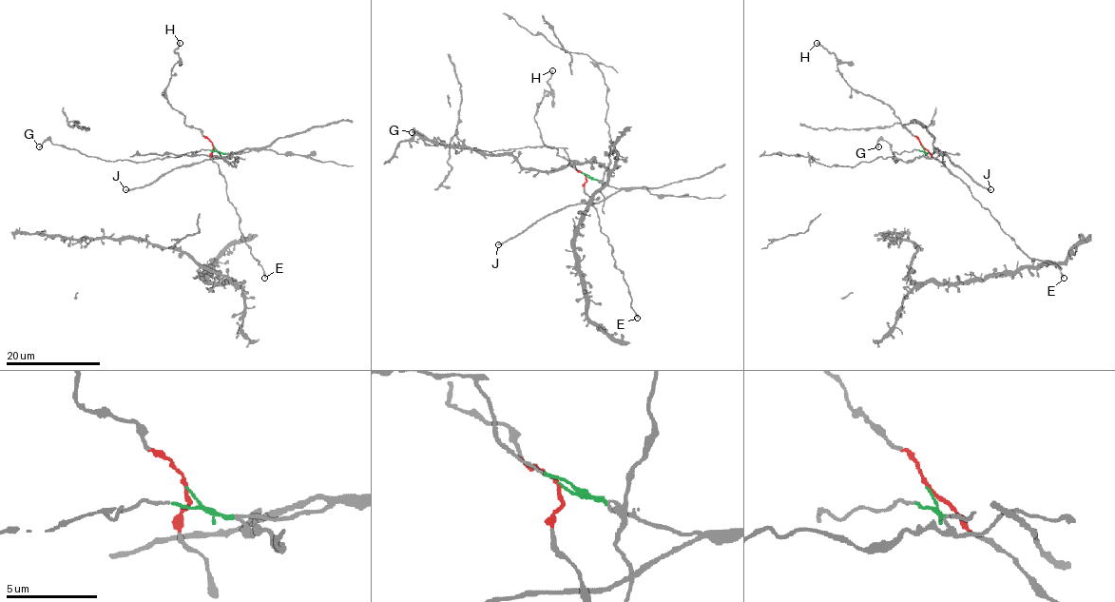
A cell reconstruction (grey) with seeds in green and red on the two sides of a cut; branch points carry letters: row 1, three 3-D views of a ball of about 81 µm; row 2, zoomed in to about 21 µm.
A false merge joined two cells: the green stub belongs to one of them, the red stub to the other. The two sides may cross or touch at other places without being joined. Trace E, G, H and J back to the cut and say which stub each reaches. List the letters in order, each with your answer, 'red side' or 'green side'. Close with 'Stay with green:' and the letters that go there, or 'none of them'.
E: red side
G: green side
H: red side
J: green side
Stay with green: G, J

